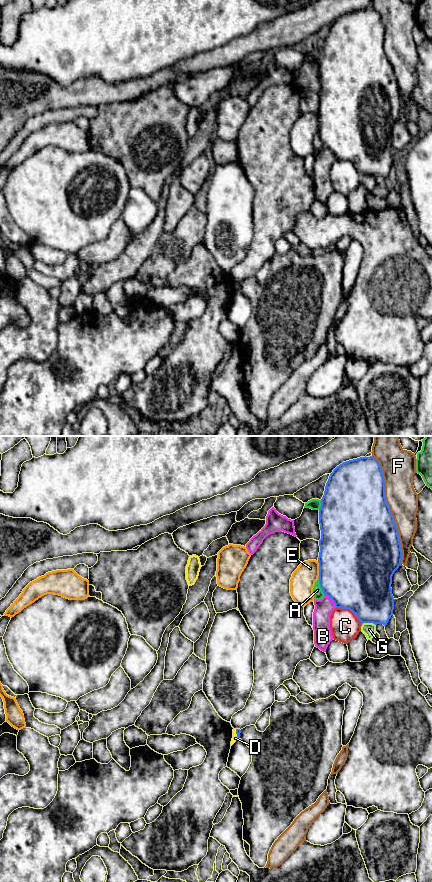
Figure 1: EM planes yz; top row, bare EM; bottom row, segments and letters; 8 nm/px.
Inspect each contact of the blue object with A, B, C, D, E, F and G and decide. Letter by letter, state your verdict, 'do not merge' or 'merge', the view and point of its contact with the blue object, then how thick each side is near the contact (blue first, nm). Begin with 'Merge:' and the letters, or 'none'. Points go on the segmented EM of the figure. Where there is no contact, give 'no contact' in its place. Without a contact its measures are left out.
Merge: none
A: do not merge; meets blue in yz at (320, 585); 480 nm thick on the blue side, 80 nm on the other
B: do not merge; meets blue in yz at (331, 599); 500 nm thick on the blue side, 140 nm on the other
C: do not merge; meets blue in yz at (350, 610); 500 nm thick on the blue side, 240 nm on the other
D: do not merge; meets blue in yz at (236, 733); 50 nm thick on the blue side, 50 nm on the other
E: do not merge; meets blue in yz at (319, 568); 500 nm thick on the blue side, 200 nm on the other
F: do not merge; meets blue in yz at (389, 509); 500 nm thick on the blue side, 260 nm on the other
G: do not merge; meets blue in yz at (369, 622); 400 nm thick on the blue side, 110 nm on the other

